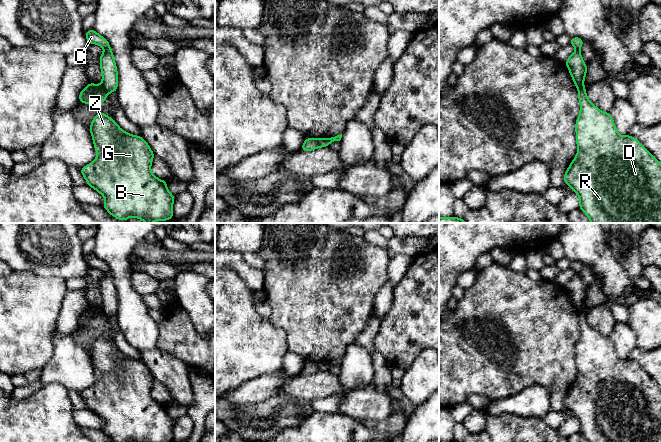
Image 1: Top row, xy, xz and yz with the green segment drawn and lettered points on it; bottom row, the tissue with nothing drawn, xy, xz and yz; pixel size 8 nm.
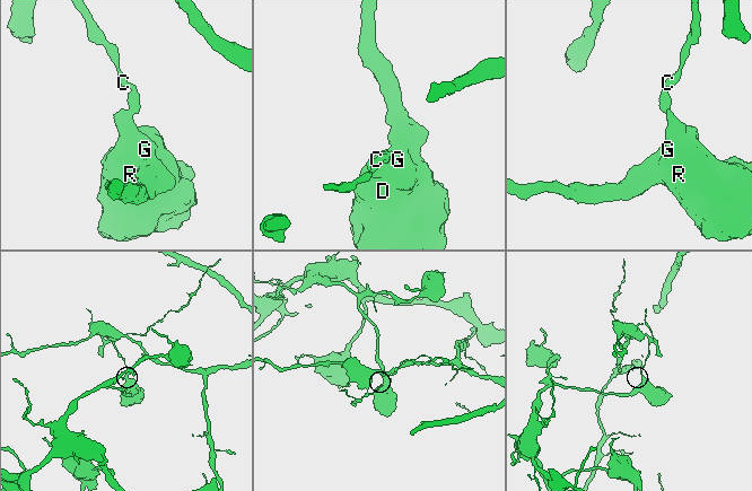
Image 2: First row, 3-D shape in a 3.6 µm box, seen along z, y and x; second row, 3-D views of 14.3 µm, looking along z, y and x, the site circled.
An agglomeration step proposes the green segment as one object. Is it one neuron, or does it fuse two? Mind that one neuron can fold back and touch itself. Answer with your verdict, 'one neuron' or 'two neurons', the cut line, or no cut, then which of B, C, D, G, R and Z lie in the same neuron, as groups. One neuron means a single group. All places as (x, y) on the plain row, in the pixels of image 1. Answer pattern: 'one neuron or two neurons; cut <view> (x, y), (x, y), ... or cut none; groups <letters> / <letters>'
two neurons; cut xy (101, 308), (108, 317); groups B D G R Z / C

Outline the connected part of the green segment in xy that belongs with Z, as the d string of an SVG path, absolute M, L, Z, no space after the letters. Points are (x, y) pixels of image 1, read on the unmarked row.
M100 336L91 345L90 356L96 374L96 383L82 391L80 396L87 409L105 421L103 431L115 442L173 442L173 427L175 420L167 413L167 405L160 404L151 396L154 377L147 366L140 360L123 355L108 339Z

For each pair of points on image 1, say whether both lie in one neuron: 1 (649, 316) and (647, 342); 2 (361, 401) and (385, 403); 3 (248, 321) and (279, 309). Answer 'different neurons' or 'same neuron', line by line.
1: same neuron
2: same neuron
3: different neurons

